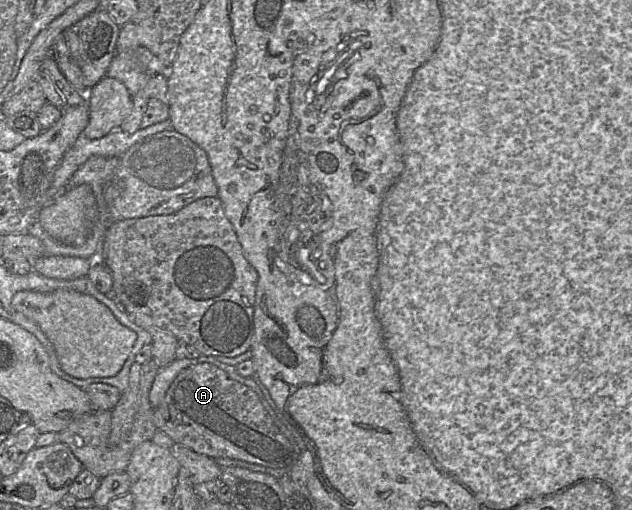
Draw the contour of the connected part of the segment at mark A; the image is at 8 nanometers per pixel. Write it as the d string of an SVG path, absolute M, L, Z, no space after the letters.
M213 364L191 365L175 377L160 404L154 408L153 422L157 429L169 436L174 443L213 460L236 459L269 469L286 470L286 473L290 473L300 454L307 448L306 440L296 425L281 416L268 391L255 374L252 377L264 397L262 394L256 394L246 385L231 379Z

